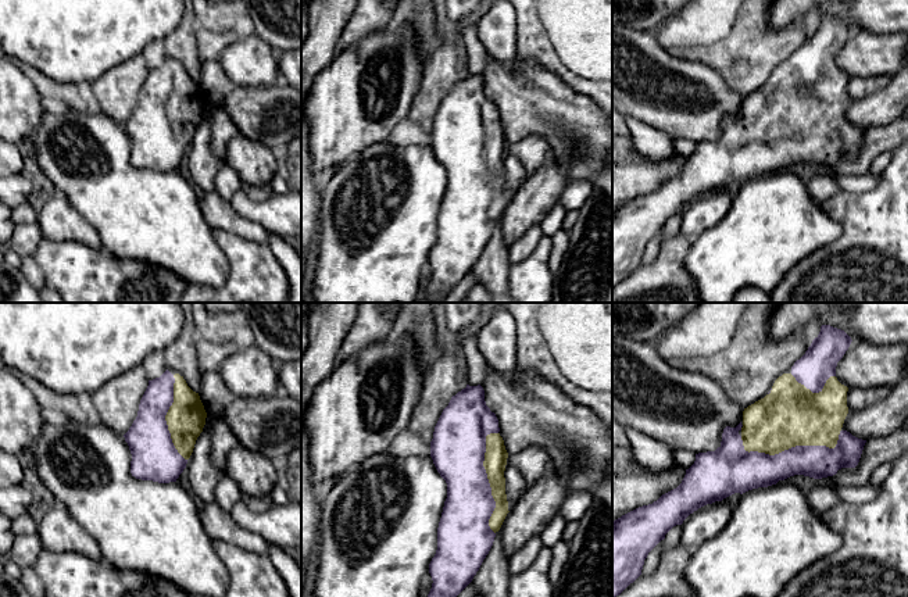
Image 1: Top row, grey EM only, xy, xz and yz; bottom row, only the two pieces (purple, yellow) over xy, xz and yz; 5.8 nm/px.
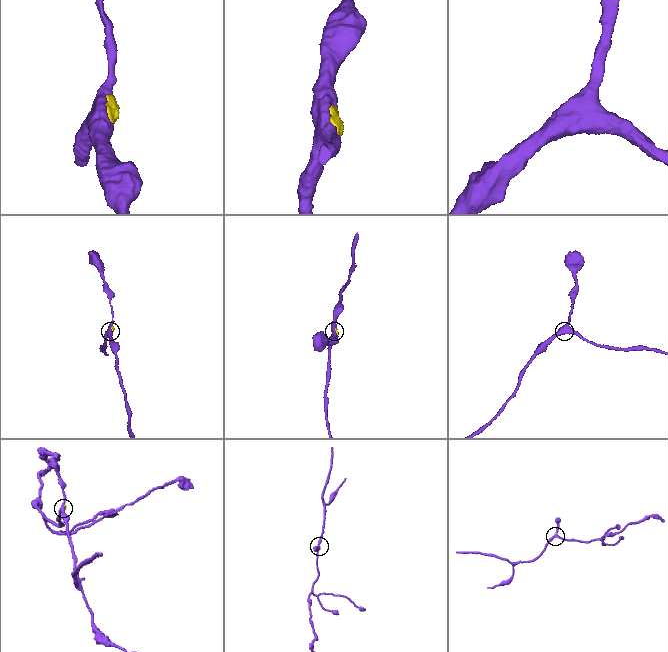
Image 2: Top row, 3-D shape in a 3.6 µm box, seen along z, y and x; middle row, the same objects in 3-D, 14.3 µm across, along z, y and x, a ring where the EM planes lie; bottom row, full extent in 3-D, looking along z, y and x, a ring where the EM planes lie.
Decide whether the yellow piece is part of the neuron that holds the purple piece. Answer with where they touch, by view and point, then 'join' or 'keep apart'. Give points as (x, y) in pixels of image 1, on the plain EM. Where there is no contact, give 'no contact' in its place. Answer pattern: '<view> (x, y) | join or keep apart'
yz (792, 136) | join

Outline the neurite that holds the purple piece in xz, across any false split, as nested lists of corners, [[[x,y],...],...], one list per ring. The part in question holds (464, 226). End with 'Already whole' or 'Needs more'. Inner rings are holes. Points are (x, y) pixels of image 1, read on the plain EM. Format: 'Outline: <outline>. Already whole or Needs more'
Outline: [[[466,74],[465,78],[453,85],[435,115],[430,146],[447,172],[447,187],[437,217],[437,239],[429,253],[433,272],[428,286],[421,292],[421,303],[440,303],[472,271],[510,201],[504,167],[508,142],[498,121],[498,108],[486,94],[485,79],[480,74]]]. Needs more

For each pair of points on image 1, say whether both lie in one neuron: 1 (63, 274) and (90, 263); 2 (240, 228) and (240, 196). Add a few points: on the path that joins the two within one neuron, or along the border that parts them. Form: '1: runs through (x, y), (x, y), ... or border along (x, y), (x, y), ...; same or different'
1: runs through (70, 271), (83, 270); same
2: border along (228, 202), (239, 214), (258, 222), (268, 232); different

